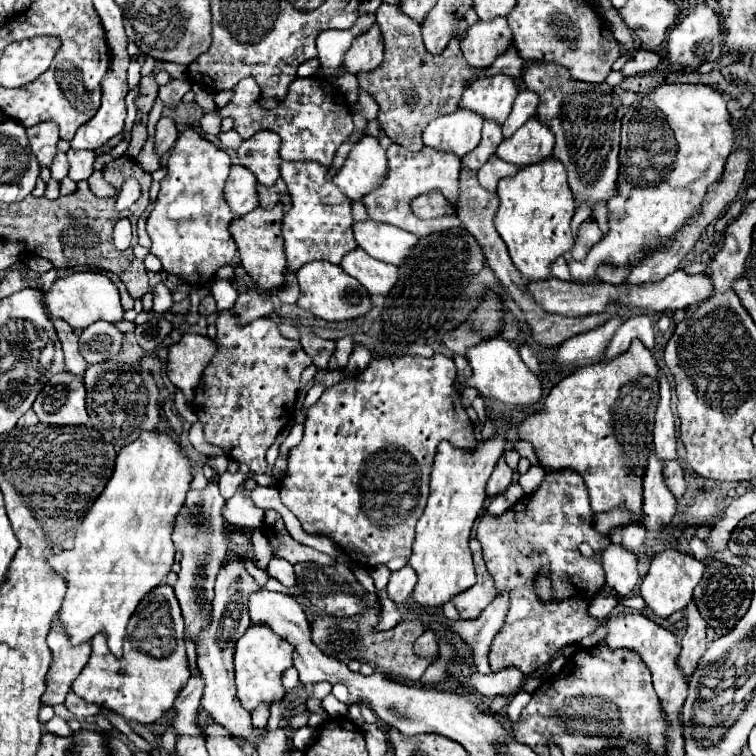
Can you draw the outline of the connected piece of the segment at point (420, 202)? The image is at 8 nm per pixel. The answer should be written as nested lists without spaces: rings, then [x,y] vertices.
[[[430,192],[412,200],[412,210],[418,218],[438,218],[438,216],[452,216],[454,208],[448,206],[446,198],[440,192]]]

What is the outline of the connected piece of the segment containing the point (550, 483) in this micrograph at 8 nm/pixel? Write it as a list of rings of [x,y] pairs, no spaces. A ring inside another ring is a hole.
[[[572,470],[564,472],[552,472],[546,474],[542,480],[540,488],[522,500],[502,516],[490,516],[488,512],[482,516],[478,524],[478,534],[476,538],[482,544],[482,554],[486,568],[490,576],[494,578],[494,586],[498,592],[508,592],[510,594],[510,610],[506,616],[504,626],[500,632],[494,636],[488,662],[492,672],[498,672],[502,668],[518,668],[526,676],[536,672],[540,666],[548,666],[552,658],[566,646],[578,644],[584,636],[592,634],[598,628],[598,620],[588,614],[588,604],[590,600],[602,590],[604,582],[604,570],[600,562],[600,554],[612,544],[606,534],[600,534],[592,526],[592,508],[588,500],[588,490],[580,476]],[[586,542],[594,550],[592,558],[584,558],[578,550],[578,546]],[[548,568],[552,572],[552,584],[554,584],[554,596],[552,602],[542,604],[534,592],[534,580],[538,576],[538,570]]]

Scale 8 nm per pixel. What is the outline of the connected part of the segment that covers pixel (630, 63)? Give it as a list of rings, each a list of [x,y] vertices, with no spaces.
[[[644,46],[636,48],[636,52],[626,60],[626,64],[622,66],[622,74],[624,76],[634,76],[634,74],[646,74],[656,70],[660,64],[660,56]]]

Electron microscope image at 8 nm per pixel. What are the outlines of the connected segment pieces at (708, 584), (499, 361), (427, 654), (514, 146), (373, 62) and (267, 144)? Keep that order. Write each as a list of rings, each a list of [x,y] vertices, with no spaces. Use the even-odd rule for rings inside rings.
[[[712,560],[706,566],[704,576],[694,590],[694,602],[696,602],[702,618],[708,622],[708,626],[712,626],[716,630],[718,636],[728,634],[728,630],[732,630],[732,626],[736,626],[736,622],[746,614],[750,600],[752,600],[752,576],[736,566],[720,562],[720,560]]]
[[[504,338],[484,340],[478,346],[468,348],[466,356],[468,356],[468,362],[472,368],[472,376],[462,380],[460,382],[462,386],[472,386],[482,396],[500,400],[510,406],[528,408],[528,406],[534,406],[540,402],[540,398],[542,398],[540,378],[528,370],[528,366],[522,362],[520,354],[518,354],[518,348],[514,344],[510,344],[508,340],[504,340]]]
[[[426,630],[418,640],[416,640],[416,654],[422,658],[436,658],[438,656],[438,644],[434,638],[434,632]]]
[[[532,118],[520,130],[516,130],[514,136],[506,138],[498,146],[496,156],[504,162],[516,164],[518,168],[524,168],[548,158],[552,154],[552,148],[554,134],[546,130],[538,118]]]
[[[374,24],[368,32],[358,36],[350,50],[344,54],[342,68],[350,74],[360,74],[360,72],[372,72],[380,66],[384,54],[384,42],[382,42],[382,32],[378,24]]]
[[[262,130],[254,138],[242,142],[238,158],[240,164],[246,166],[258,178],[260,184],[274,186],[274,182],[280,178],[280,162],[282,162],[278,150],[280,136],[270,130]]]

